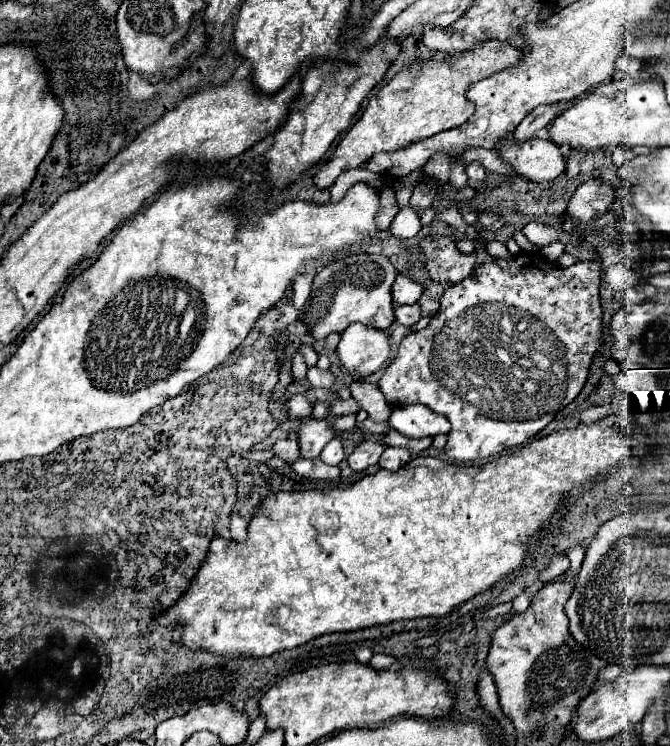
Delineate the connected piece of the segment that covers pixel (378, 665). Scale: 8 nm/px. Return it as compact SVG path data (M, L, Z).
M373 654L373 658L369 660L369 666L373 666L375 670L385 670L391 668L395 664L395 658L389 654Z

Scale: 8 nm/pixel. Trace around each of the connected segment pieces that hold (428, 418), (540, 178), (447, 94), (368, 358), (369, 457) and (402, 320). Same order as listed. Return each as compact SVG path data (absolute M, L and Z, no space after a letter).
M419 404L395 406L387 422L397 432L409 438L437 436L437 434L447 434L451 430L451 424L447 422L445 416L435 414L433 410L427 410L427 406L419 406Z
M507 138L497 154L529 182L547 182L565 170L565 156L551 140L533 138L527 142L515 142L513 138Z
M485 42L471 52L463 52L459 58L449 60L427 60L423 64L413 64L403 68L393 76L365 108L357 124L347 130L333 156L321 170L313 176L317 188L329 188L335 184L337 176L351 168L361 168L377 152L393 152L411 142L435 136L443 130L461 126L475 114L475 104L467 102L467 90L471 84L503 70L517 66L523 60L523 52L511 46L509 42Z
M351 324L337 346L341 366L353 378L365 378L377 372L391 356L391 342L383 330Z
M363 440L363 442L357 444L355 450L349 454L347 462L349 462L349 466L351 466L353 472L363 472L363 470L367 470L369 466L373 466L373 464L379 462L383 450L385 450L385 446L383 446L381 442L377 442L377 440Z
M411 304L411 306L397 306L395 308L395 320L403 326L413 326L415 322L419 322L421 318L421 310L417 304Z

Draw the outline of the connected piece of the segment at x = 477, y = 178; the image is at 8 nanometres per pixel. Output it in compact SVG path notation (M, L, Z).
M471 162L471 164L467 164L467 176L469 176L469 186L471 188L481 188L483 186L483 182L485 182L485 174L487 174L487 170L479 164L479 162Z

